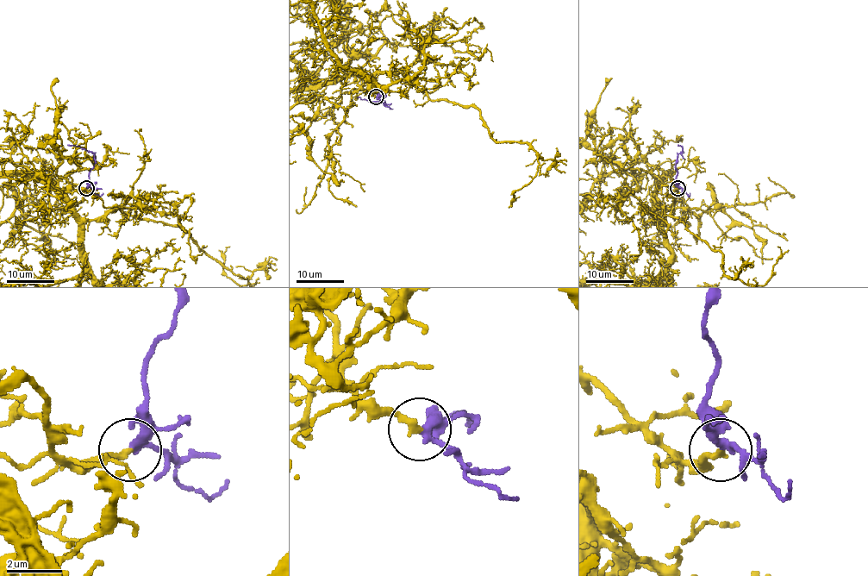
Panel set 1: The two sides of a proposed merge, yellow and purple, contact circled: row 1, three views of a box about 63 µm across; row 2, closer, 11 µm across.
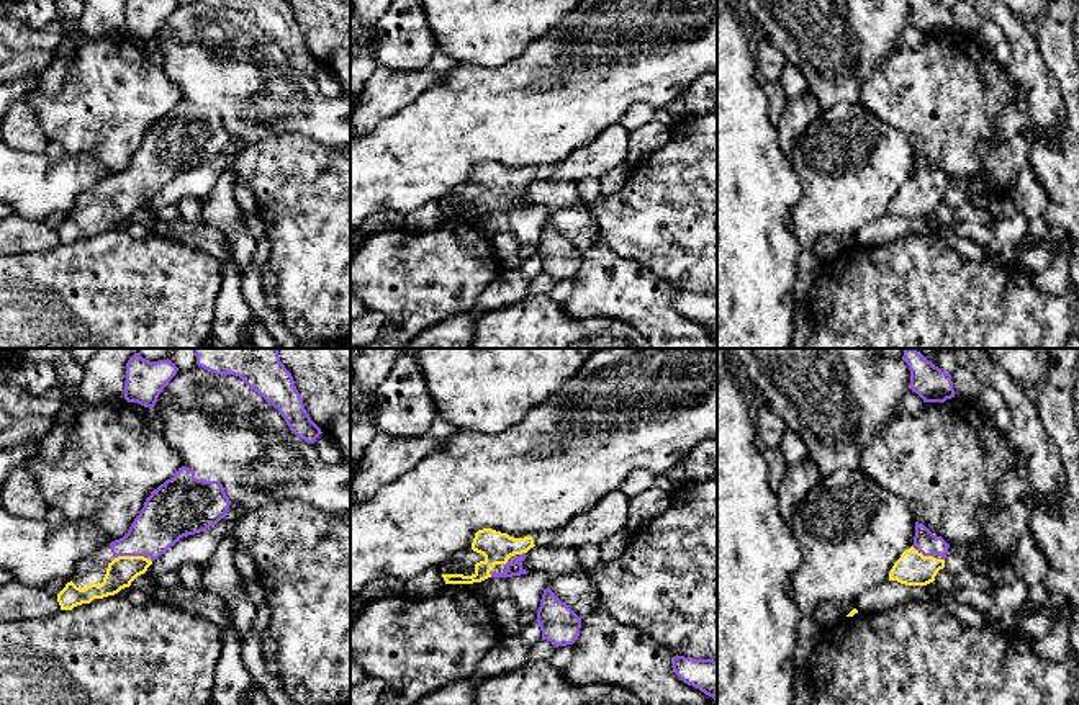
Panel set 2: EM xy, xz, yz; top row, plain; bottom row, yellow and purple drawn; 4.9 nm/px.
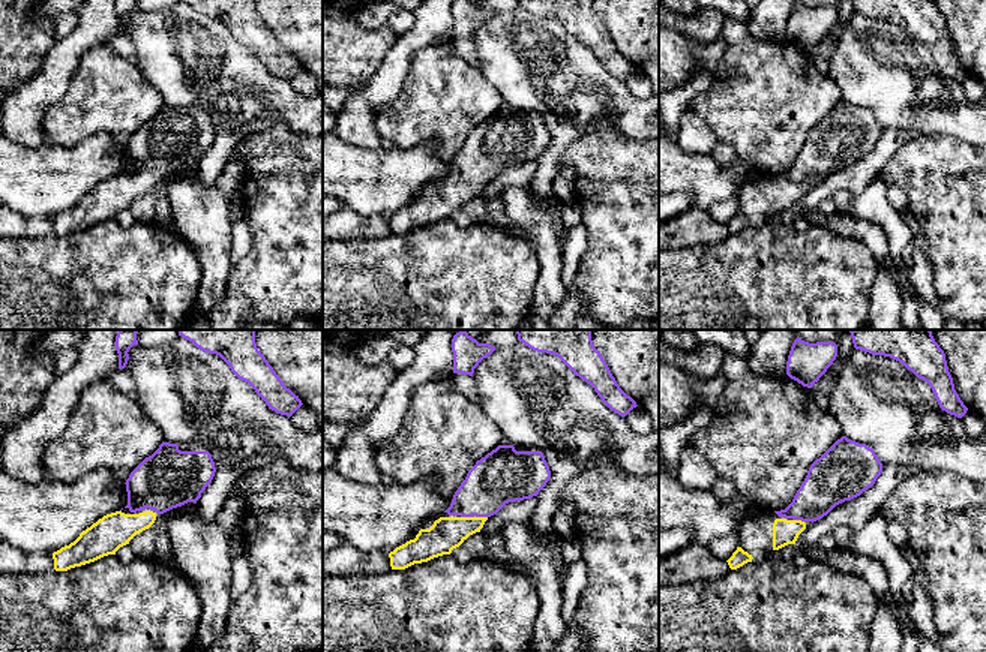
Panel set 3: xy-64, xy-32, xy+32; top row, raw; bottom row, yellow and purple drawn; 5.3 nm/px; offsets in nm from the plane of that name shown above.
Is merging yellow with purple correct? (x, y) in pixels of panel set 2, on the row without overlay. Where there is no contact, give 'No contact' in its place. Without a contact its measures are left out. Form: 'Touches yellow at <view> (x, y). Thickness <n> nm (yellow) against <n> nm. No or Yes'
Touches yellow at xy (131, 190). Thickness 150 nm (yellow) against 240 nm. Yes

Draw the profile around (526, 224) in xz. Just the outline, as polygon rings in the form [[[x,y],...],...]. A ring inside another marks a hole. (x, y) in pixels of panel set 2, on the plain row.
[[[532,204],[512,211],[488,211],[481,216],[470,218],[488,239],[496,234],[512,234],[519,245],[537,245],[540,240],[542,227],[550,219],[550,209],[544,204]]]

